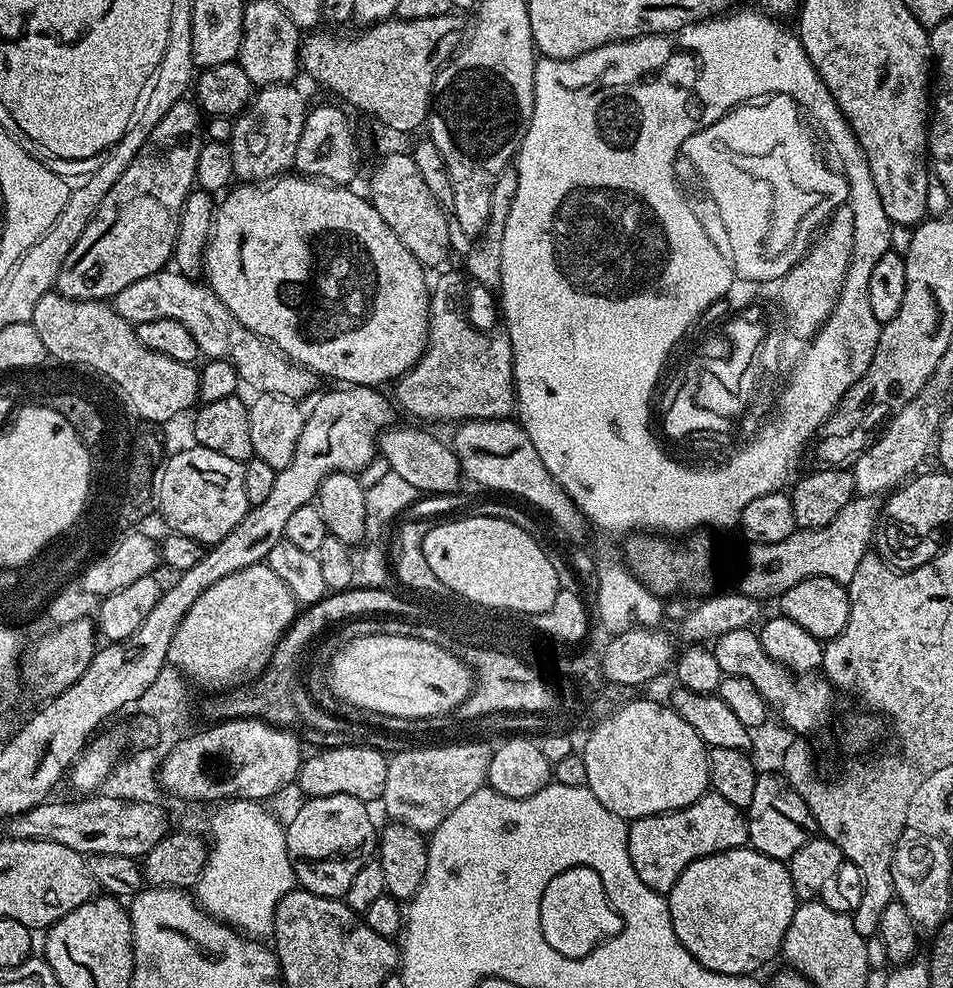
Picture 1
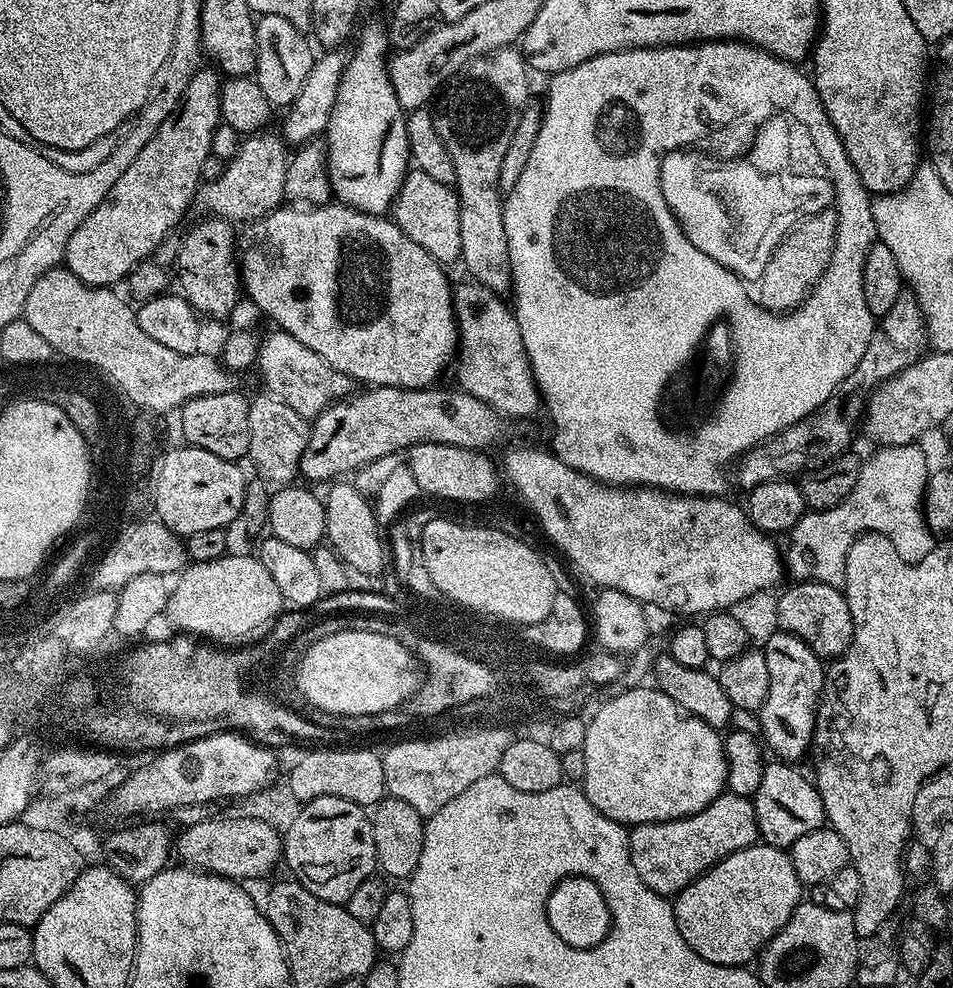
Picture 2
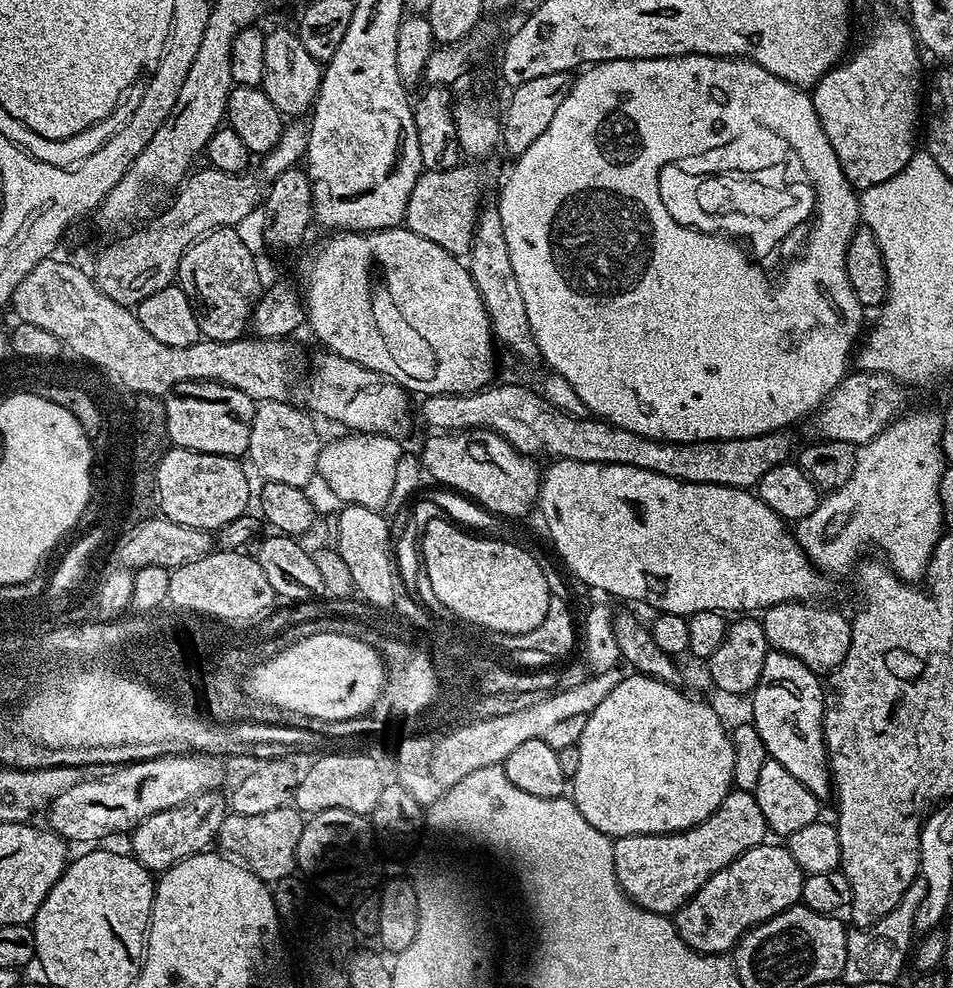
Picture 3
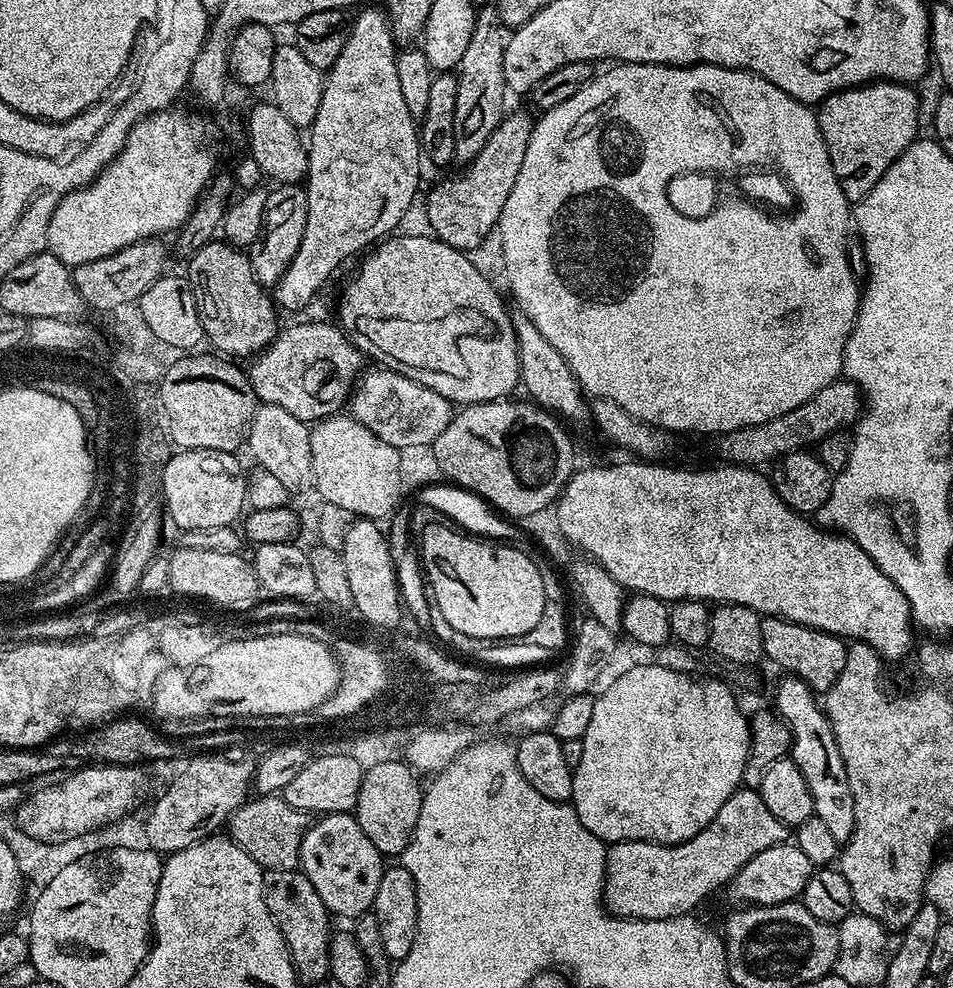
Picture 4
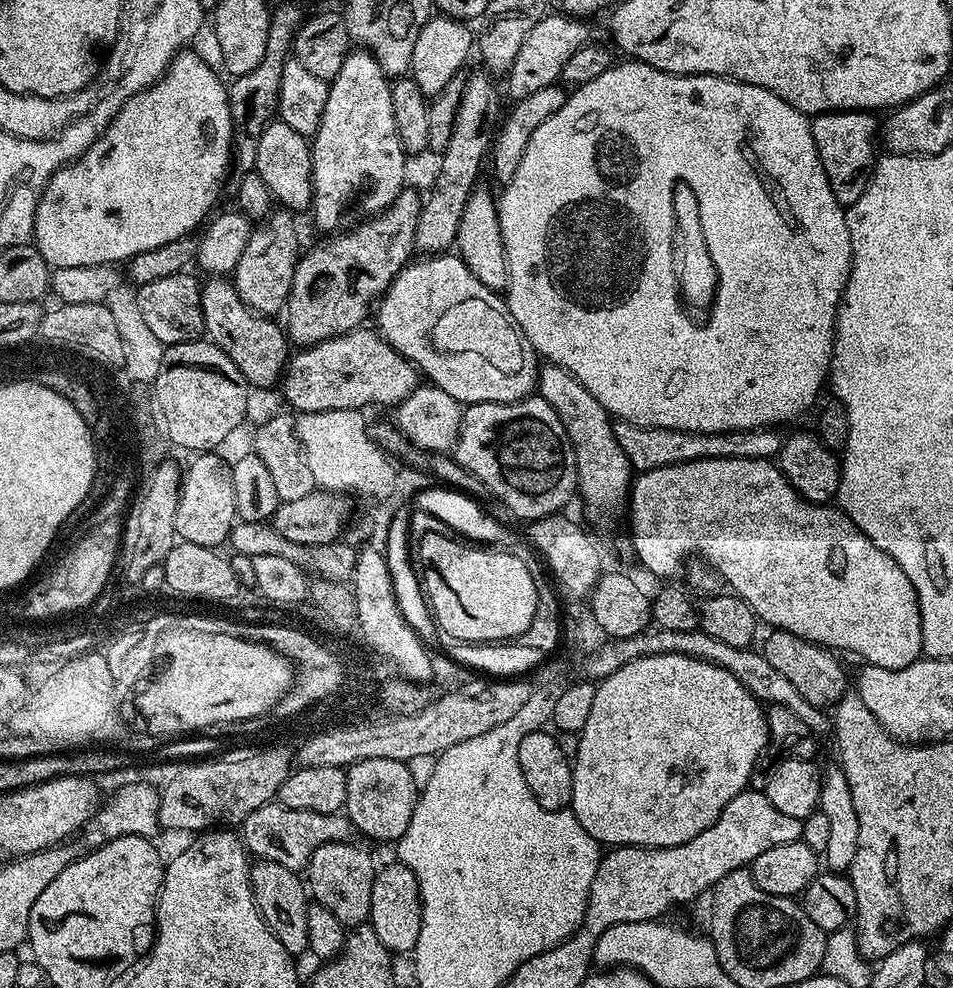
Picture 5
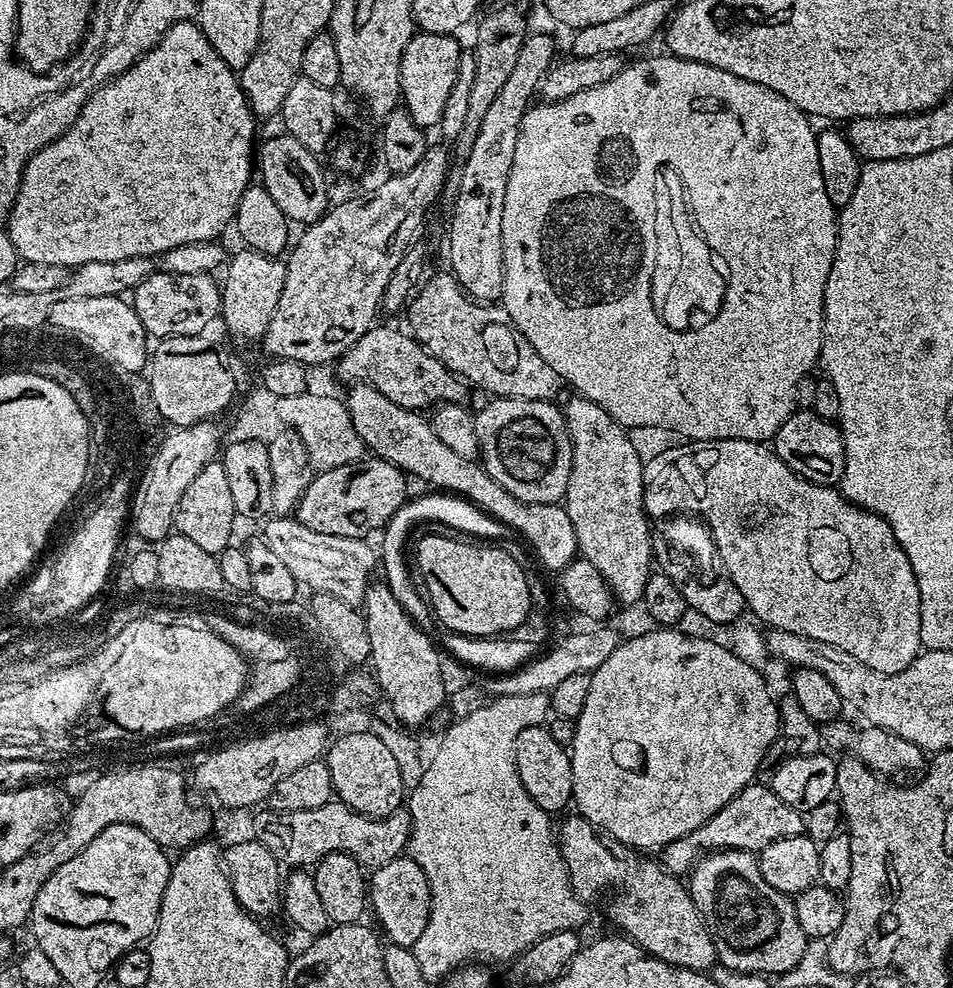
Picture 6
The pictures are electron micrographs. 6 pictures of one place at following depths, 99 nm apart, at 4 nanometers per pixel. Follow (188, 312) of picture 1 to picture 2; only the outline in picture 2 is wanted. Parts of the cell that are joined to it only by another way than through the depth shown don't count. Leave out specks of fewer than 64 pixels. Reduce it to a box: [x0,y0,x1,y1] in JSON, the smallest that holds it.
[255,330,354,418]

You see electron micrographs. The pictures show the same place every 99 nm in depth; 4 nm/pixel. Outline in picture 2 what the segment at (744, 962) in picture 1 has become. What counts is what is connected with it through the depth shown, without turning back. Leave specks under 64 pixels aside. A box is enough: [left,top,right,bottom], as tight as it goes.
[672,842,802,968]

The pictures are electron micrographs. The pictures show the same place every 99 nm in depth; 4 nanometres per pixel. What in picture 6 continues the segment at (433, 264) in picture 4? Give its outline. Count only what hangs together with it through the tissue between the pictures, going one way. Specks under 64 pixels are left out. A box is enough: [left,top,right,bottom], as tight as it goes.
[406,274,562,402]

